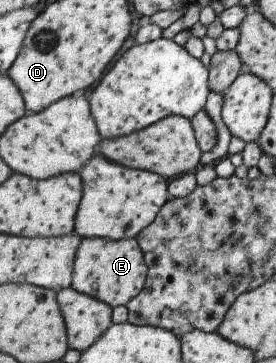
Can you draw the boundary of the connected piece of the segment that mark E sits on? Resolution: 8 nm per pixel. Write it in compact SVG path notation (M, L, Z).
M98 237L82 238L76 251L71 287L79 293L109 304L112 308L126 306L141 293L147 274L148 267L137 238L117 241Z

